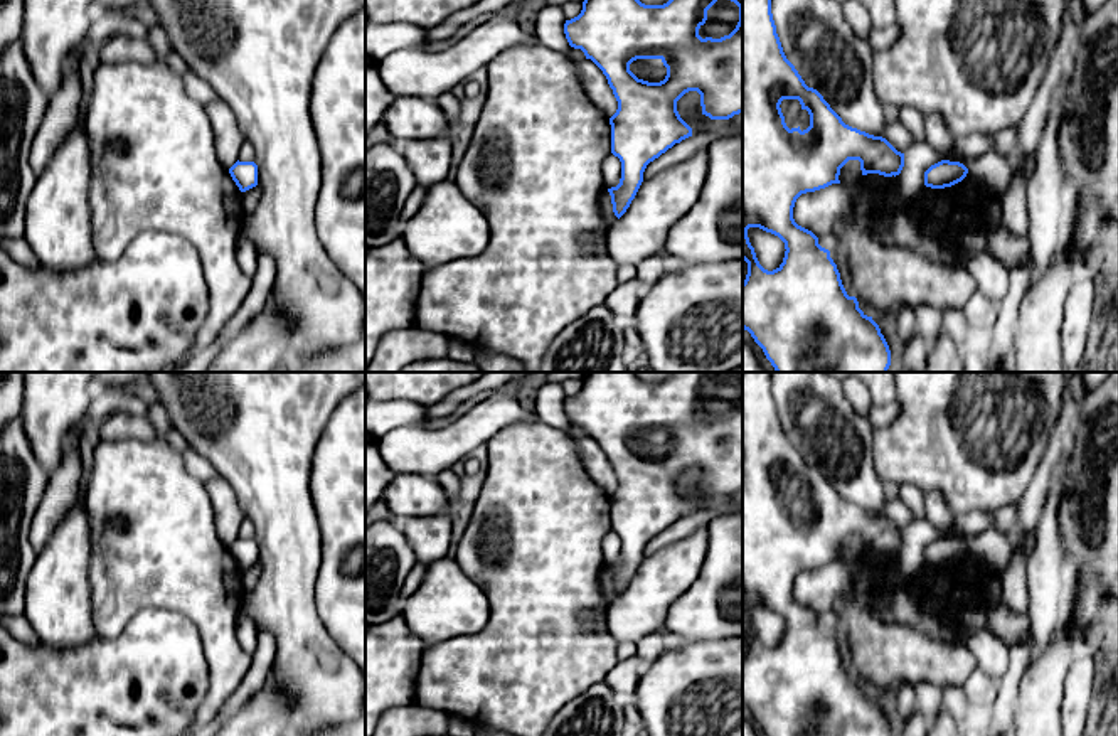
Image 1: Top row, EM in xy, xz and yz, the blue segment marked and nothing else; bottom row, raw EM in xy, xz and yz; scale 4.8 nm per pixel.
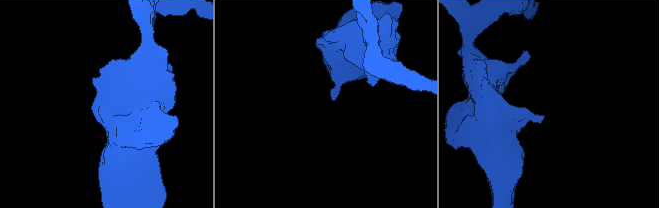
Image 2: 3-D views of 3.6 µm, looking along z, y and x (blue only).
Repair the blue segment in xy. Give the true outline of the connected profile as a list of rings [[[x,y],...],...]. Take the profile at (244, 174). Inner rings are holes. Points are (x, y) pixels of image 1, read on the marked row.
[[[236,162],[229,173],[241,192],[258,185],[258,165],[254,162]]]

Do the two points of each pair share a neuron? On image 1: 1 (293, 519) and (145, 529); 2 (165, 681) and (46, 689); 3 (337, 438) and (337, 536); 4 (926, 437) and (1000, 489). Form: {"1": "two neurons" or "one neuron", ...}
{"1": "two neurons", "2": "one neuron", "3": "one neuron", "4": "one neuron"}

